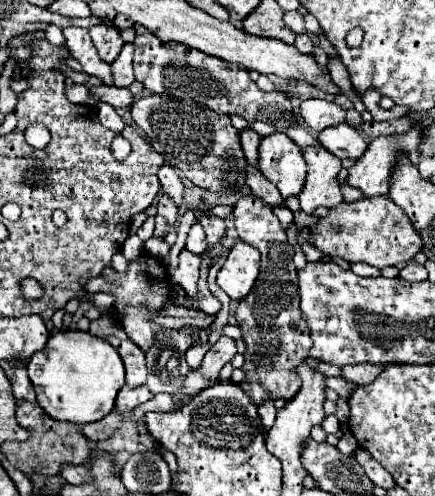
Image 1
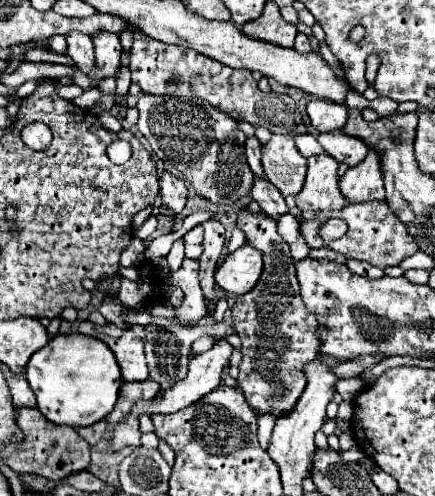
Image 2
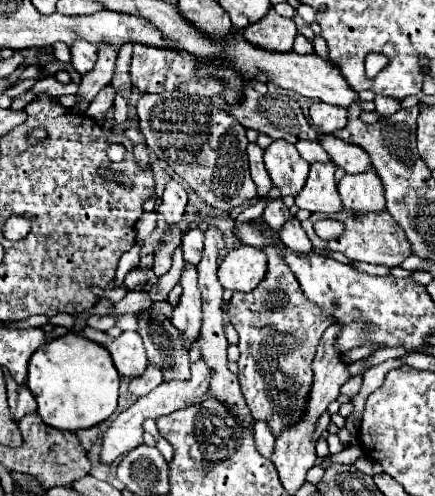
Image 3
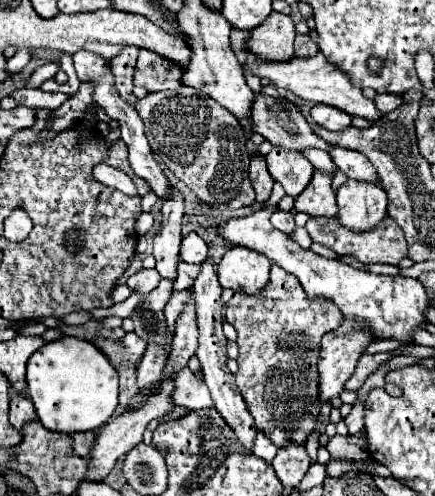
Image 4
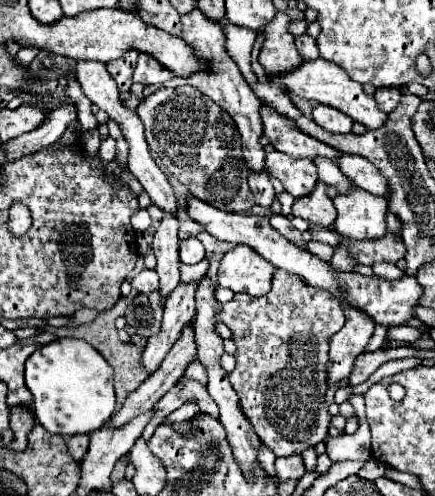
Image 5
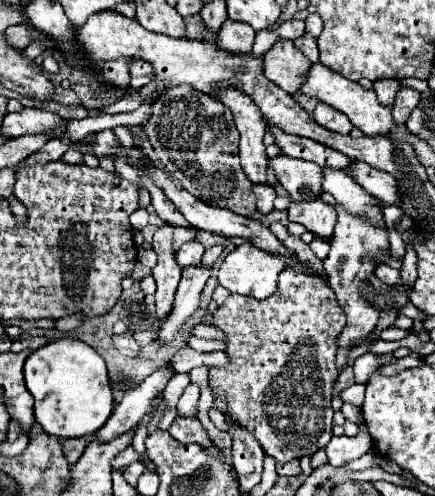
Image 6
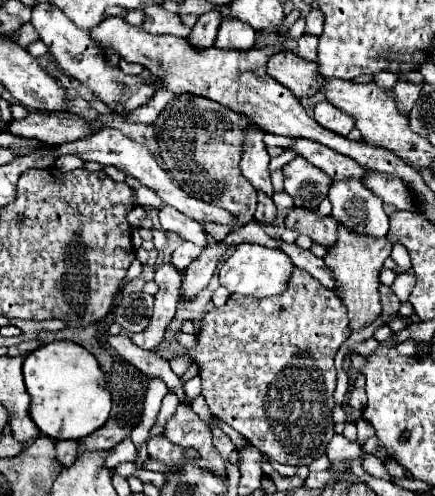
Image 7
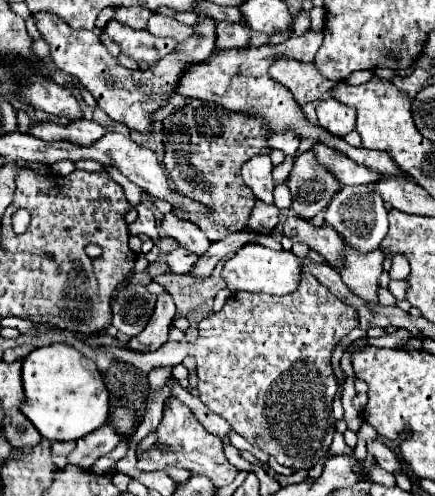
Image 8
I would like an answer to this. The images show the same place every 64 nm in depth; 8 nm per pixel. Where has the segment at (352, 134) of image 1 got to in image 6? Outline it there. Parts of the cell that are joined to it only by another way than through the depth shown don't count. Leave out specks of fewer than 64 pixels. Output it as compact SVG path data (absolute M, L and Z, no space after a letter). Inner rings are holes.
M352 162L356 164L356 168L352 168L352 172L346 172L348 176L352 176L360 186L364 186L366 192L372 192L372 196L376 196L382 204L402 204L400 192L398 192L398 182L394 176L380 172L368 164L360 164L360 162Z

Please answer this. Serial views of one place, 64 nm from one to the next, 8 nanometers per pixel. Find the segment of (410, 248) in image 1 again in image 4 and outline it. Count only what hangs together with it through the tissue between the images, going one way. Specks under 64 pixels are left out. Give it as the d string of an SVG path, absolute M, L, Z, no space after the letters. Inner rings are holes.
M390 216L384 220L384 224L380 224L380 228L376 228L376 232L362 232L360 236L340 228L340 224L336 224L336 218L330 218L330 220L328 218L310 218L306 224L306 230L314 242L332 248L338 256L352 256L362 264L384 262L384 264L396 266L406 256L406 240L404 240L402 228Z

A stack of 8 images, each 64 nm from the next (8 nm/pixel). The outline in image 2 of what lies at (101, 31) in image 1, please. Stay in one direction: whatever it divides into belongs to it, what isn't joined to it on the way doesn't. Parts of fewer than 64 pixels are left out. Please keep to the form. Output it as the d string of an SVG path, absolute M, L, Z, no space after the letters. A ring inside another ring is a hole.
M102 32L100 36L94 36L94 48L96 48L96 68L88 74L92 80L92 88L98 86L102 78L114 76L120 66L122 46L116 36L108 36L108 32Z

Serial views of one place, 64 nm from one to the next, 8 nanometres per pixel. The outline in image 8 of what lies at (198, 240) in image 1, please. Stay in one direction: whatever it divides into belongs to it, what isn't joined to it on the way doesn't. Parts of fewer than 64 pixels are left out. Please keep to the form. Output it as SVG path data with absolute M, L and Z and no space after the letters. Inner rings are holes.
M178 246L176 250L172 250L172 252L166 254L166 264L168 264L168 268L170 268L172 274L188 274L194 268L196 262L198 262L198 256L192 254L192 252L188 252L182 246Z

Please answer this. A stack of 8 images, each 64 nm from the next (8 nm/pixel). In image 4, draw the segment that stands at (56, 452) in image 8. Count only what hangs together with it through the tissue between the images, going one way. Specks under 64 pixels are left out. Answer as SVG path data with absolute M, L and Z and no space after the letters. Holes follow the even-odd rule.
M80 432L80 434L72 434L72 442L74 442L74 452L80 456L80 458L88 458L90 450L92 450L92 444L94 444L96 436L94 432Z

